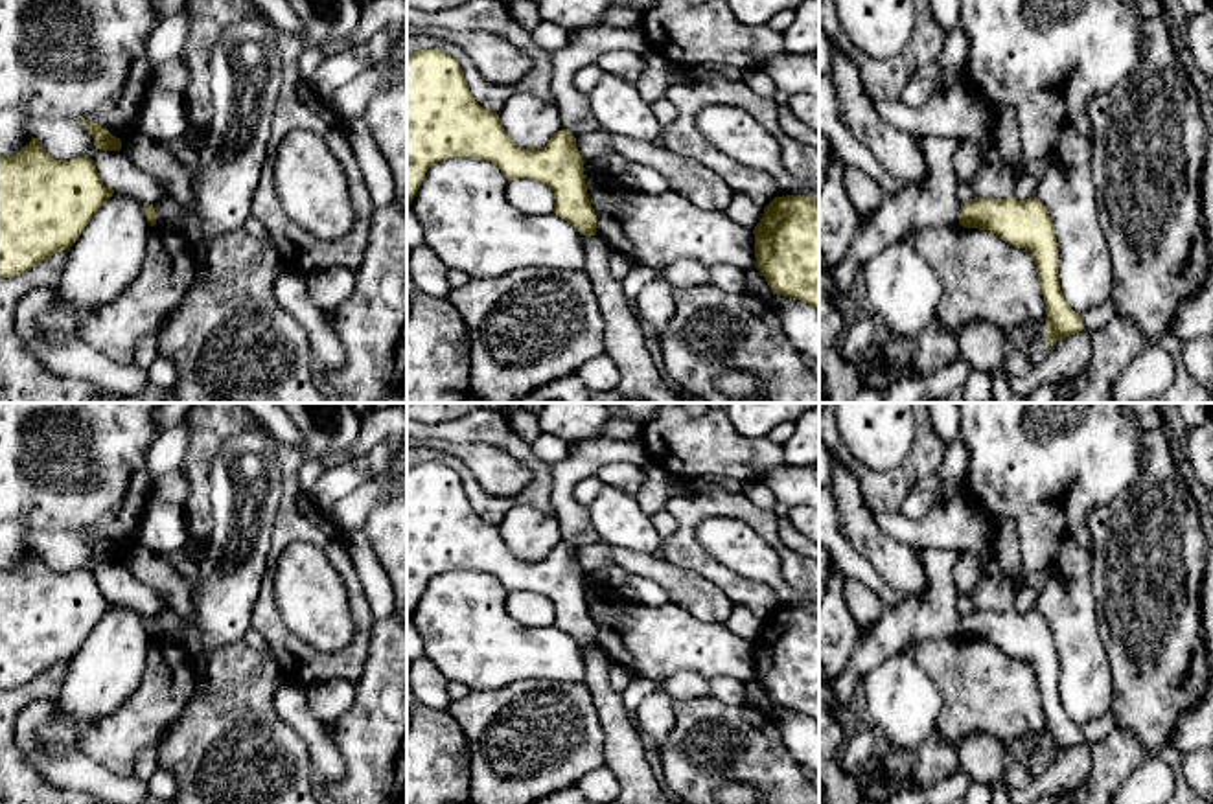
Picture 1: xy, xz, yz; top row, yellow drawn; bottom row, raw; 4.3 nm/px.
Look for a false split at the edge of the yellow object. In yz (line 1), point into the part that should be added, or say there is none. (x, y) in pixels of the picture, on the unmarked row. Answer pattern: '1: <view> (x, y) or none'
1: none

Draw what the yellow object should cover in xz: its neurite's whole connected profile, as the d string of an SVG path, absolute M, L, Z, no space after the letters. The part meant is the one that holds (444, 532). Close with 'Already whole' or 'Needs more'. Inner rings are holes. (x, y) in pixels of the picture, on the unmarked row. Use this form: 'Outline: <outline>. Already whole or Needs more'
Outline: M422 462L407 469L407 618L427 581L453 569L488 572L508 592L547 596L554 603L554 626L585 649L596 646L576 550L561 541L541 561L519 559L499 526L475 513L458 473L440 462Z. Already whole

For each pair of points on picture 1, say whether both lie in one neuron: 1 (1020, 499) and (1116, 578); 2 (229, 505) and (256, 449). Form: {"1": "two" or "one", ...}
{"1": "two", "2": "one"}

